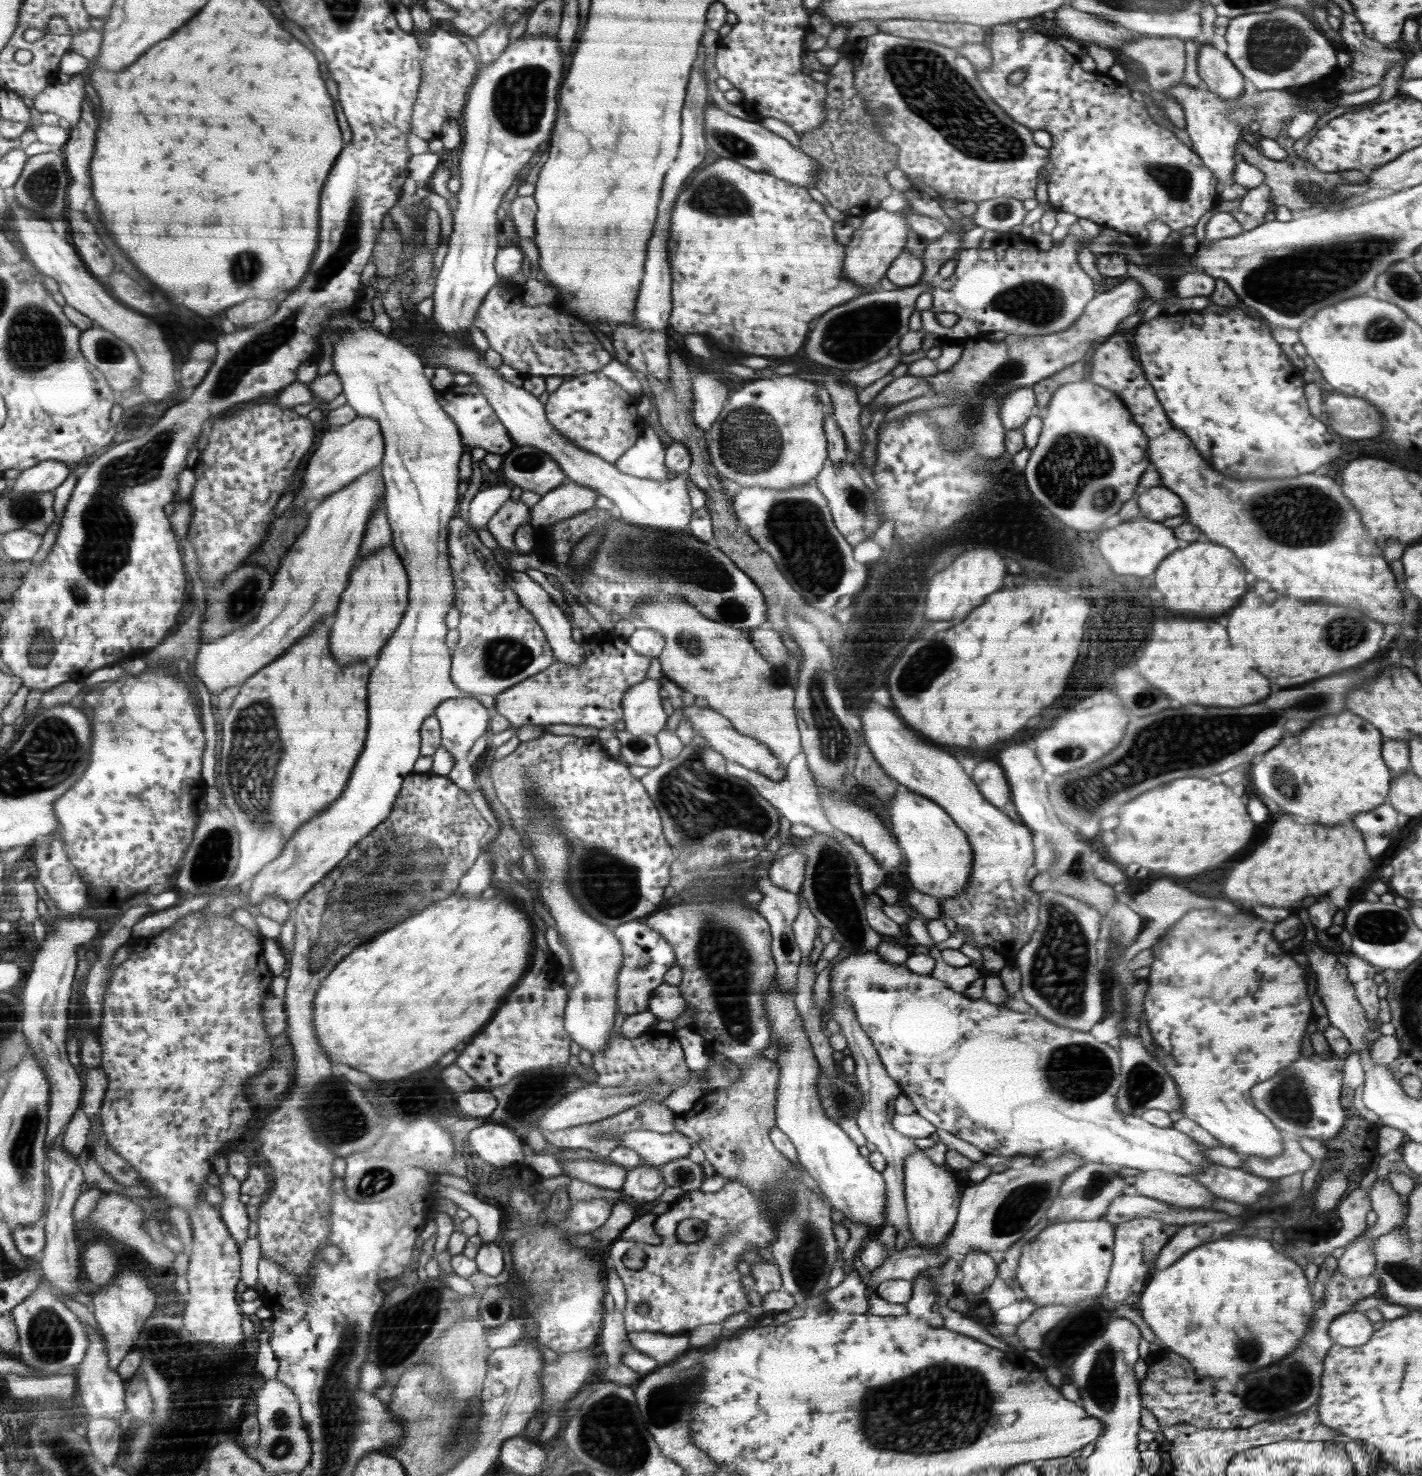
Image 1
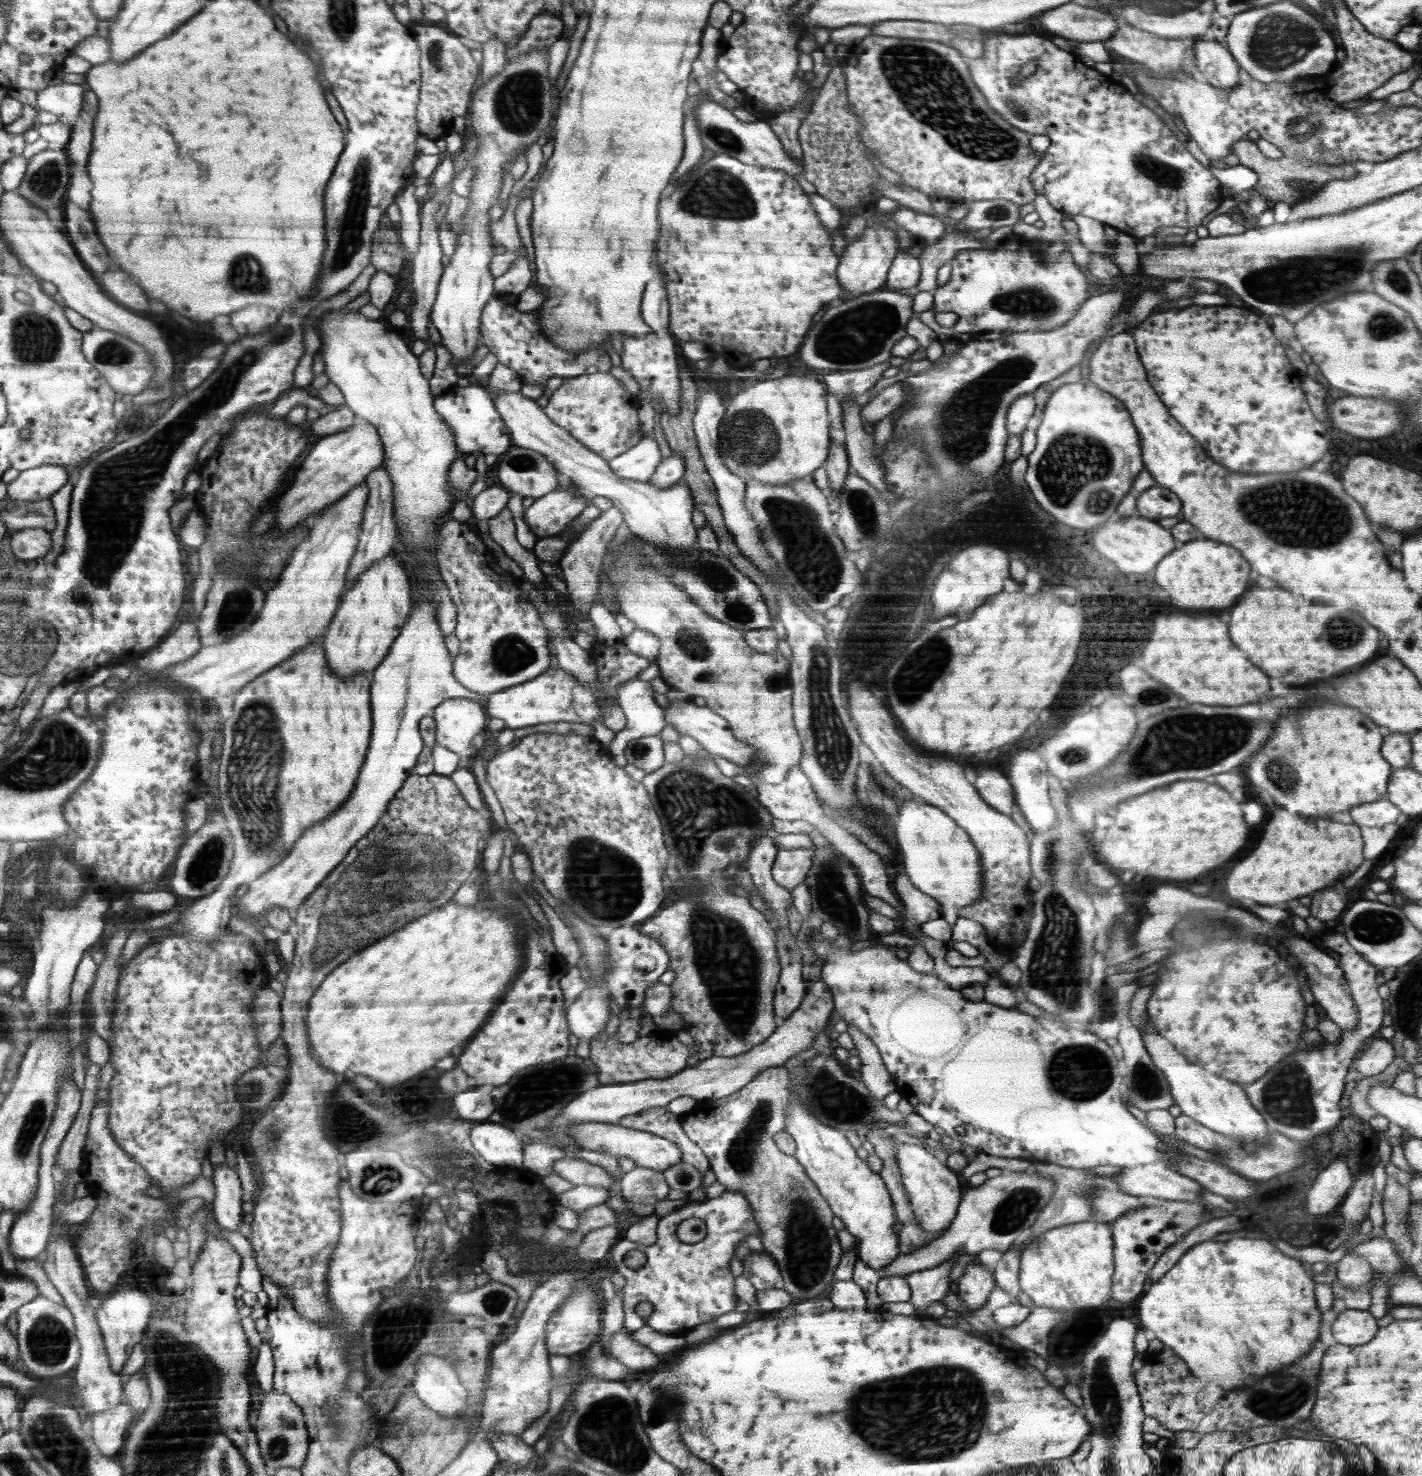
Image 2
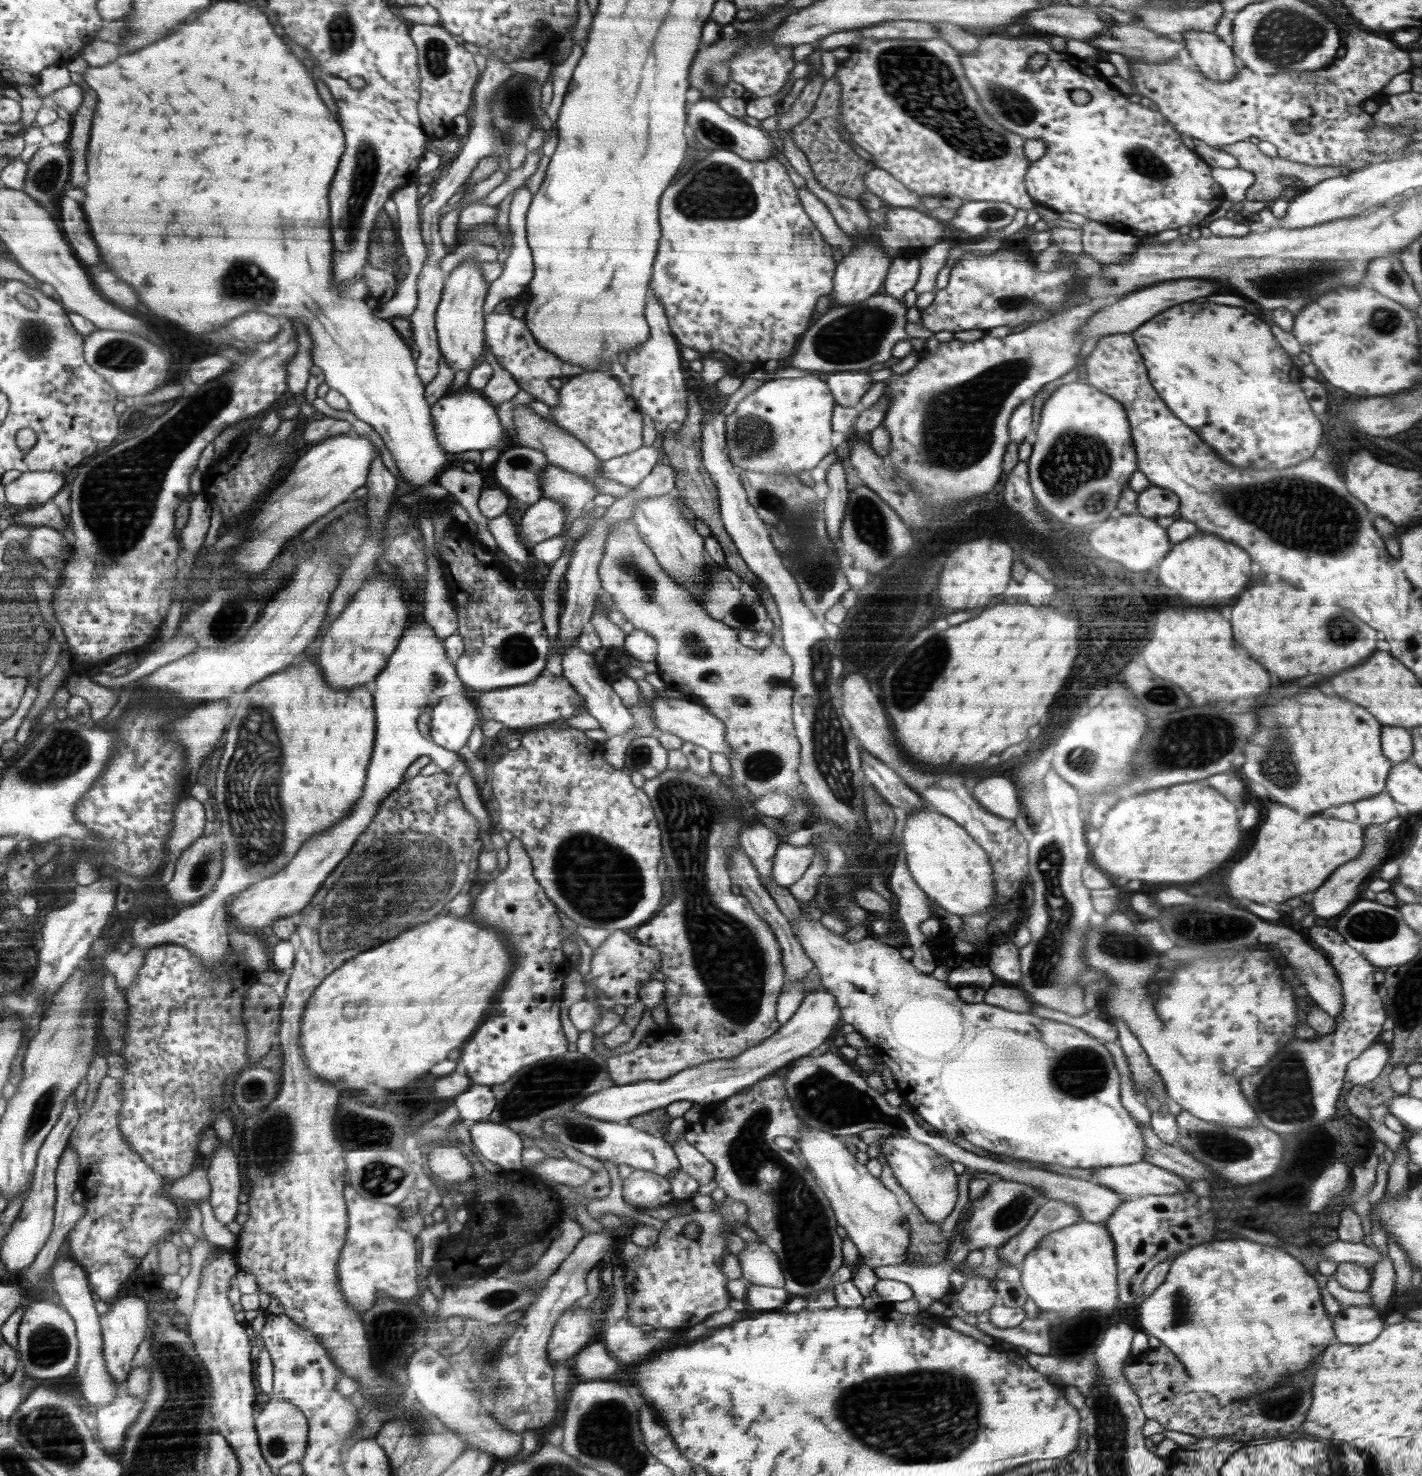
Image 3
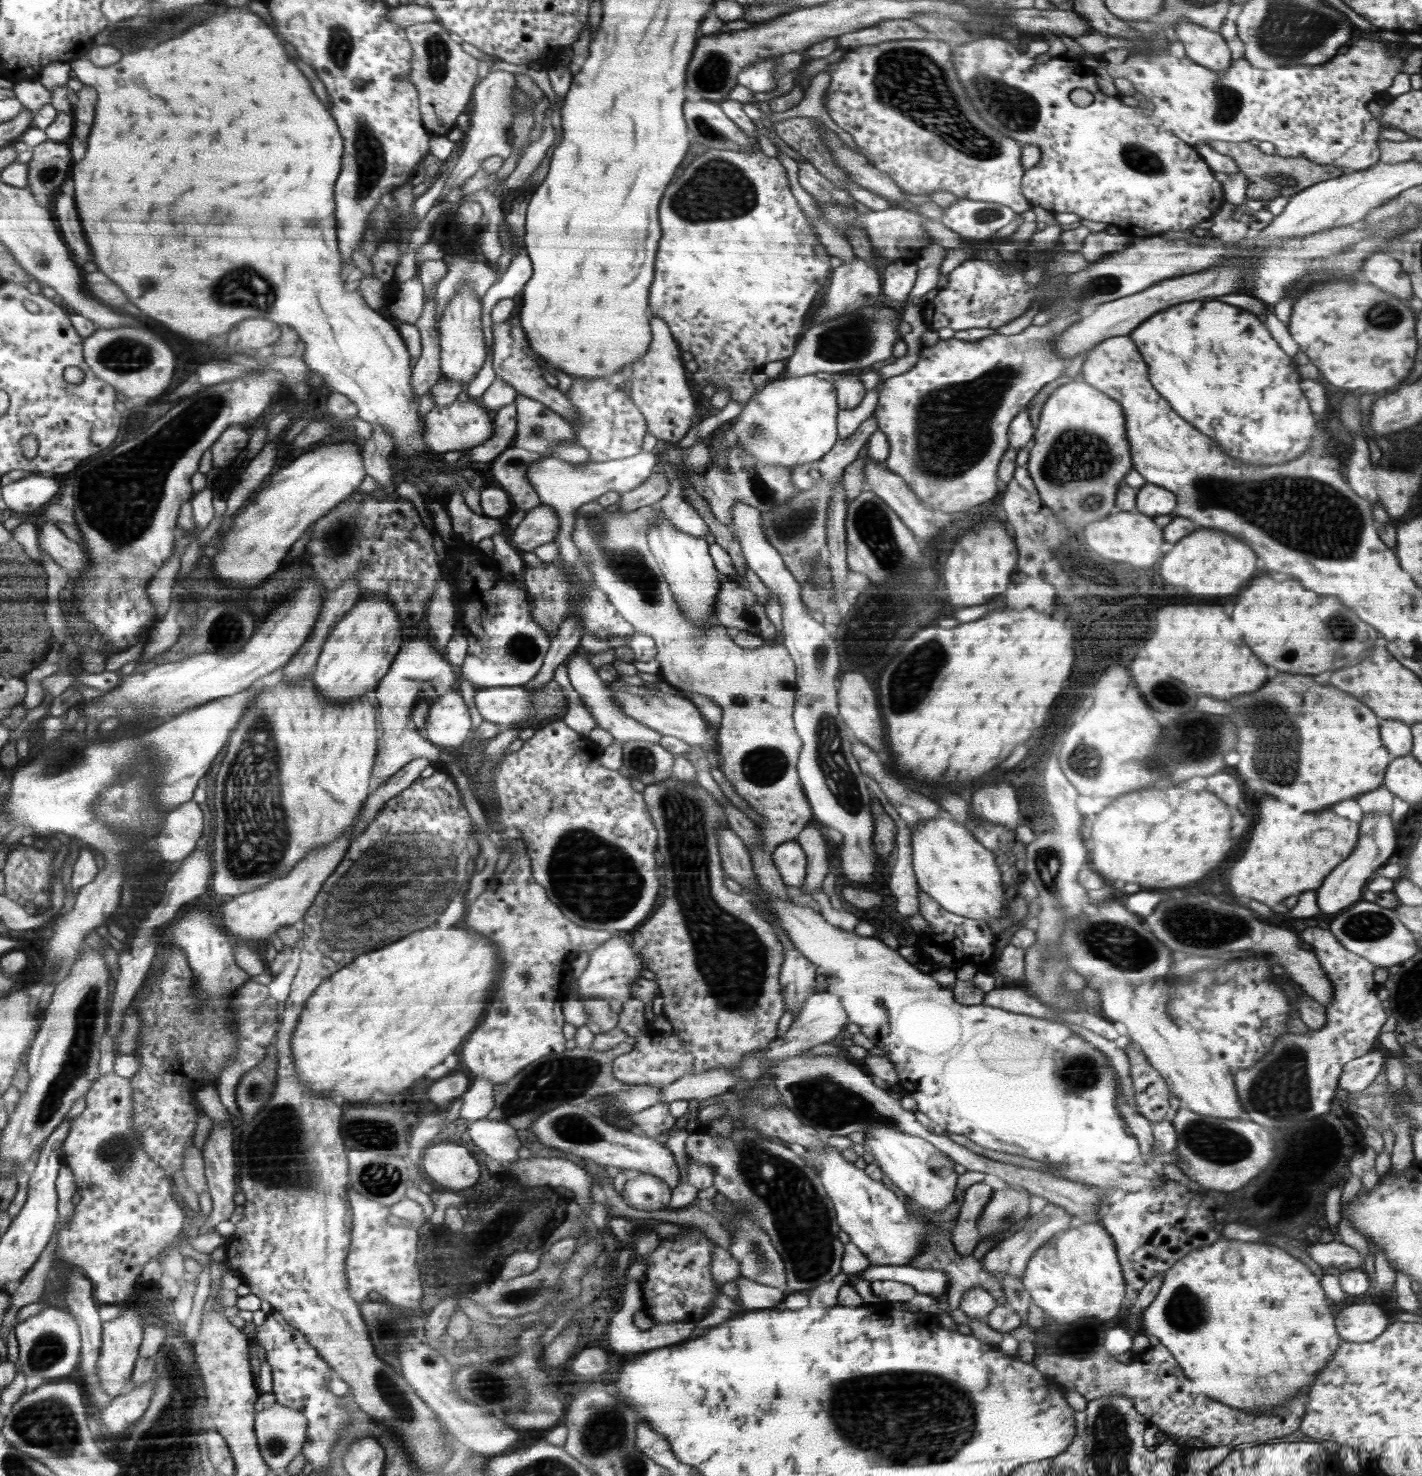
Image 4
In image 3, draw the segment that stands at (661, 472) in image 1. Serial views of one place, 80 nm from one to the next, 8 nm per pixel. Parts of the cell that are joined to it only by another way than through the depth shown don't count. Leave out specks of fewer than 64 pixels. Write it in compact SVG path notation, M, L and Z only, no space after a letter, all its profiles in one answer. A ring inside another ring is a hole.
M644 445L631 454L603 461L603 472L615 482L635 487L660 464L662 455L653 445Z

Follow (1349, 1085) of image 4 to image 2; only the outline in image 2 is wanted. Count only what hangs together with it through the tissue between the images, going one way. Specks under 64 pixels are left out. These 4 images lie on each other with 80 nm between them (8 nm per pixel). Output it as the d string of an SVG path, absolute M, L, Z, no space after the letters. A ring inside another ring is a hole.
M1376 1039L1359 1059L1355 1060L1355 1067L1364 1077L1376 1077L1389 1066L1394 1055L1395 1050L1391 1040Z

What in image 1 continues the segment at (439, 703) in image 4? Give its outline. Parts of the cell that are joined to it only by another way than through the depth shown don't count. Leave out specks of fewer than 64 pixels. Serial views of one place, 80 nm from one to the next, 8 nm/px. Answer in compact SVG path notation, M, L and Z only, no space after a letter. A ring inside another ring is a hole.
M465 697L458 699L449 699L441 703L436 708L435 717L439 720L440 733L442 734L441 746L448 750L455 758L455 765L447 774L450 780L455 781L460 788L464 789L468 794L472 794L472 784L474 784L474 770L470 766L468 752L474 744L474 740L478 740L482 734L486 733L488 722L490 722L490 712L486 706L482 706L474 697Z

